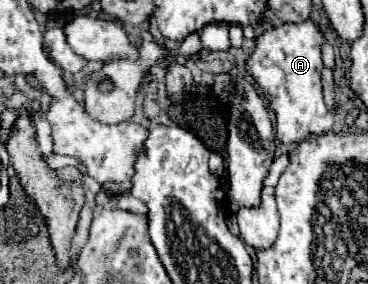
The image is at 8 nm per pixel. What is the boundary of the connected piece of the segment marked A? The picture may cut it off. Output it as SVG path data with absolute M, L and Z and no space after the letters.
M307 20L303 24L283 24L271 32L261 34L255 40L255 52L247 58L247 72L263 88L263 92L267 94L267 98L275 110L275 116L277 116L275 134L283 144L301 142L309 134L323 134L323 132L331 130L331 126L333 126L333 114L327 108L327 104L323 100L323 92L321 92L321 68L323 68L321 44L323 42L325 42L325 38L319 32L319 28L313 24L313 20Z

